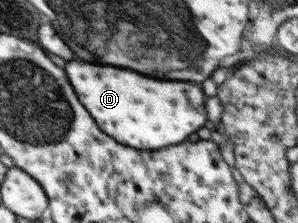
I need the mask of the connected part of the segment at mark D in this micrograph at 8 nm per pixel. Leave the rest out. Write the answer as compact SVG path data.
M67 62L65 72L79 102L89 110L101 131L125 146L142 151L179 144L188 141L208 120L205 94L191 82L155 80L131 70L87 62Z

